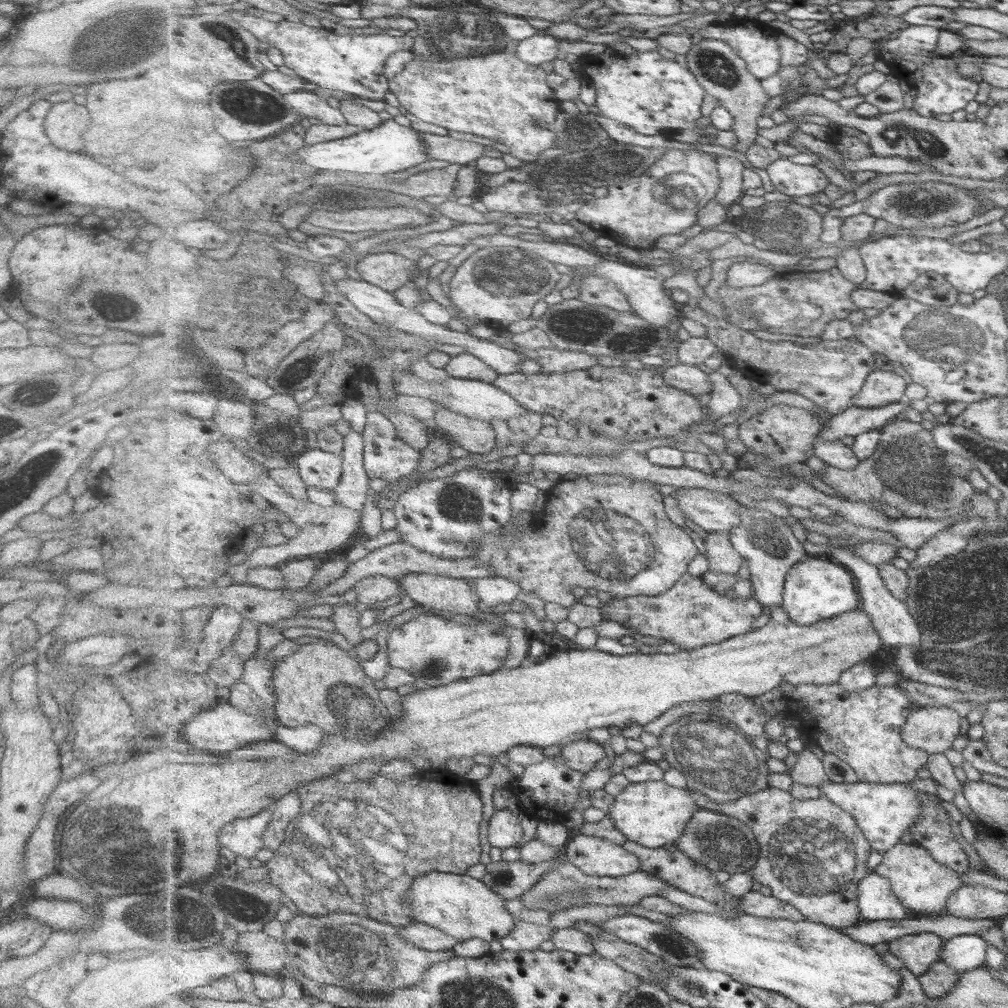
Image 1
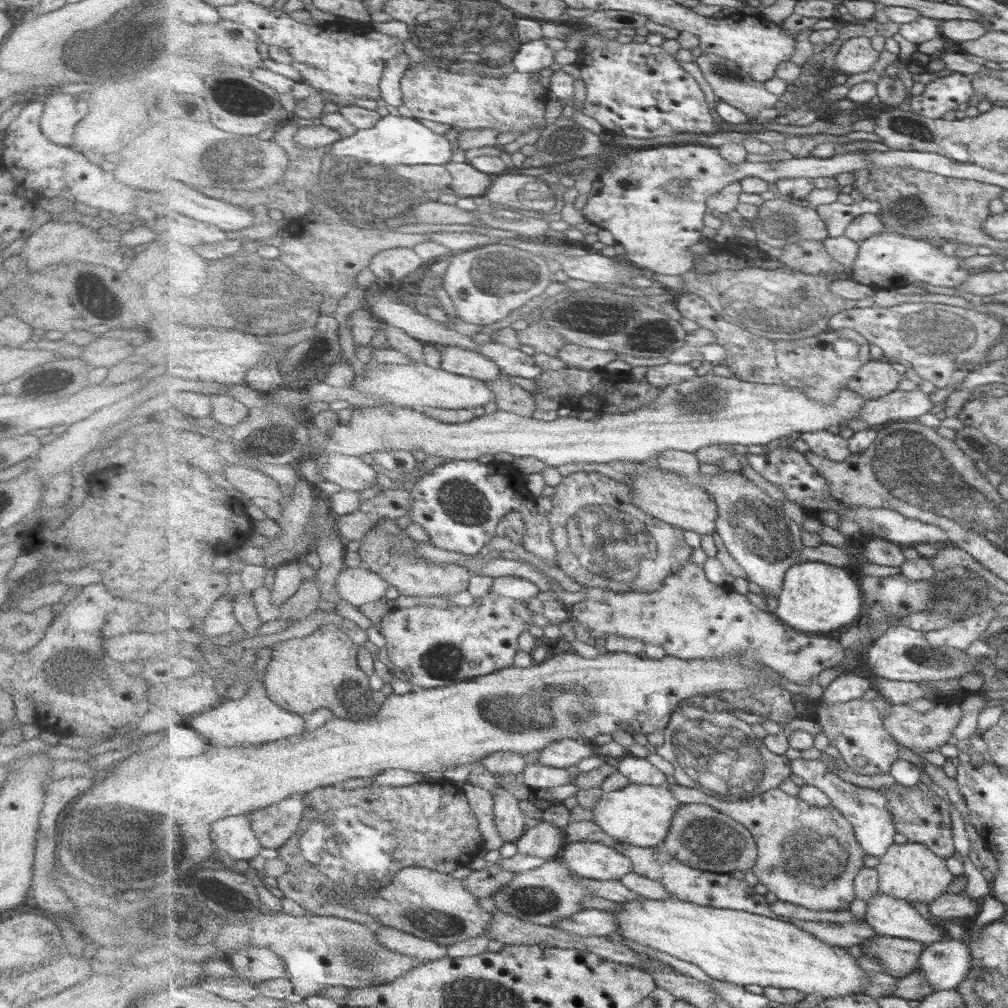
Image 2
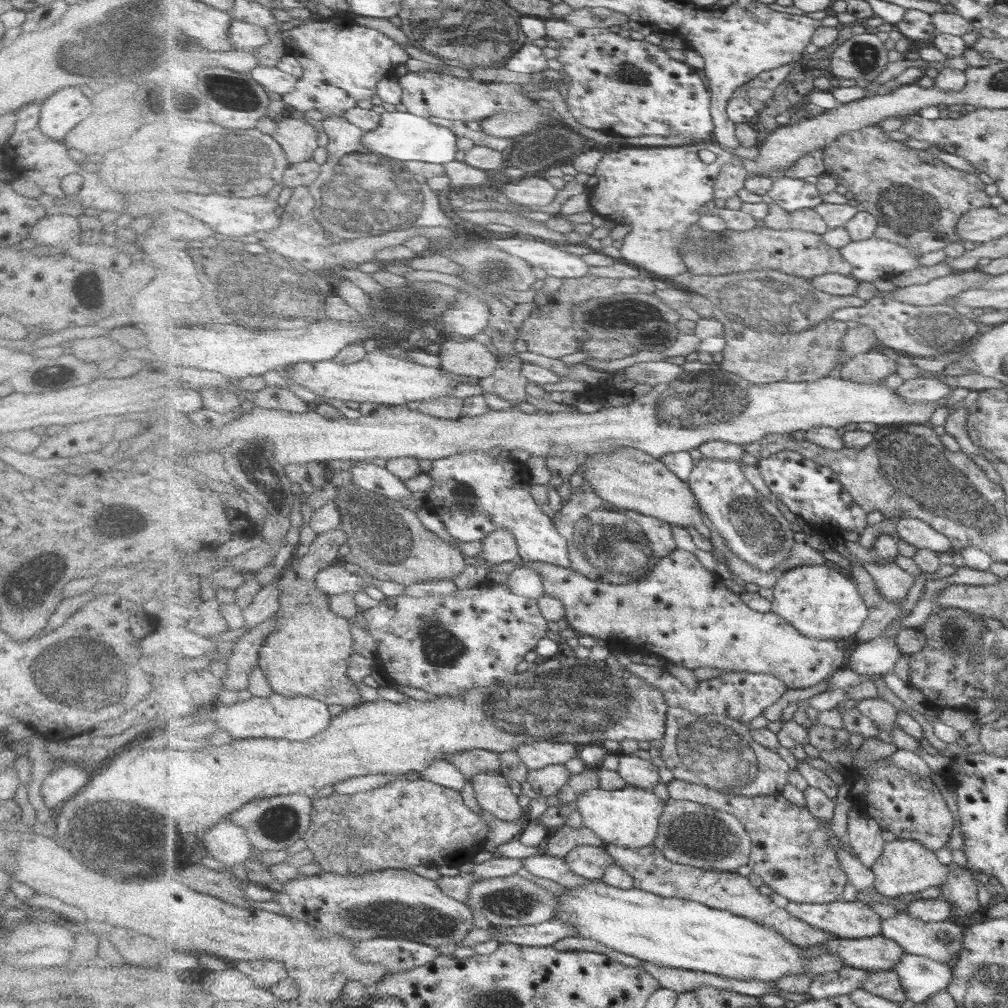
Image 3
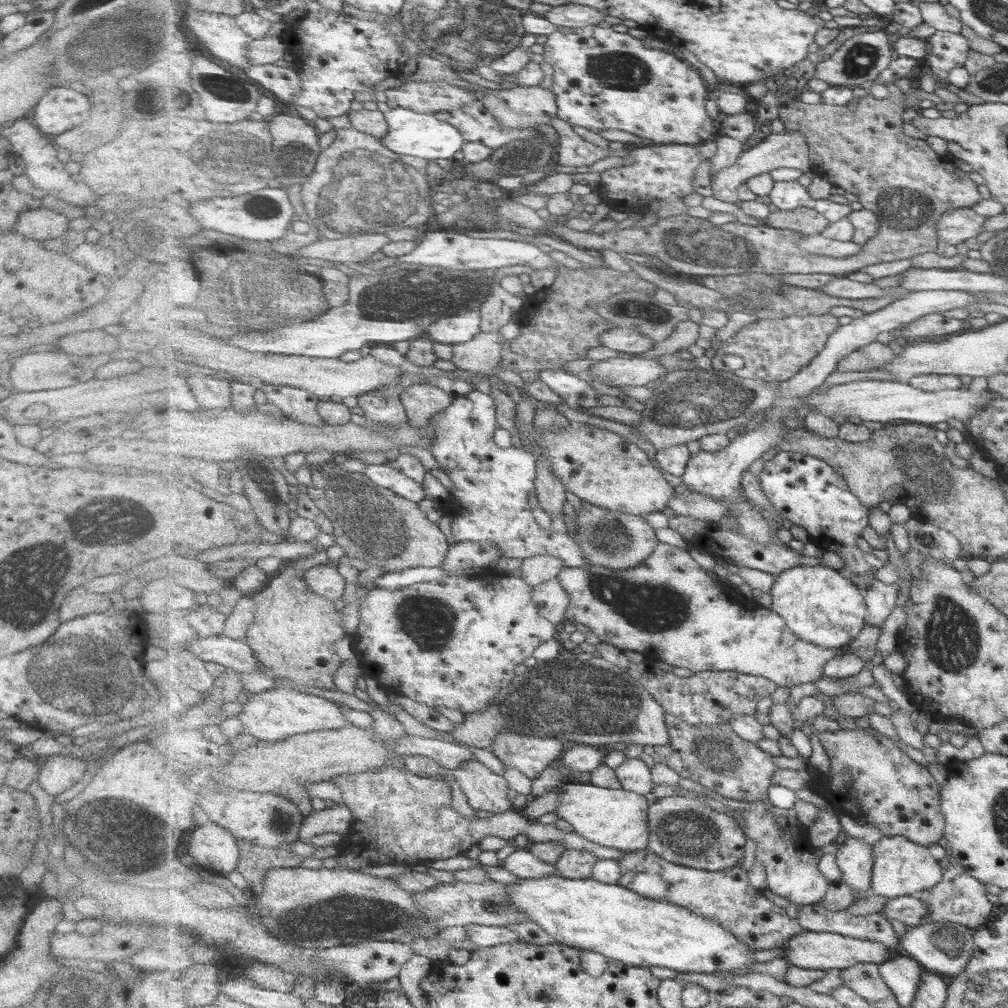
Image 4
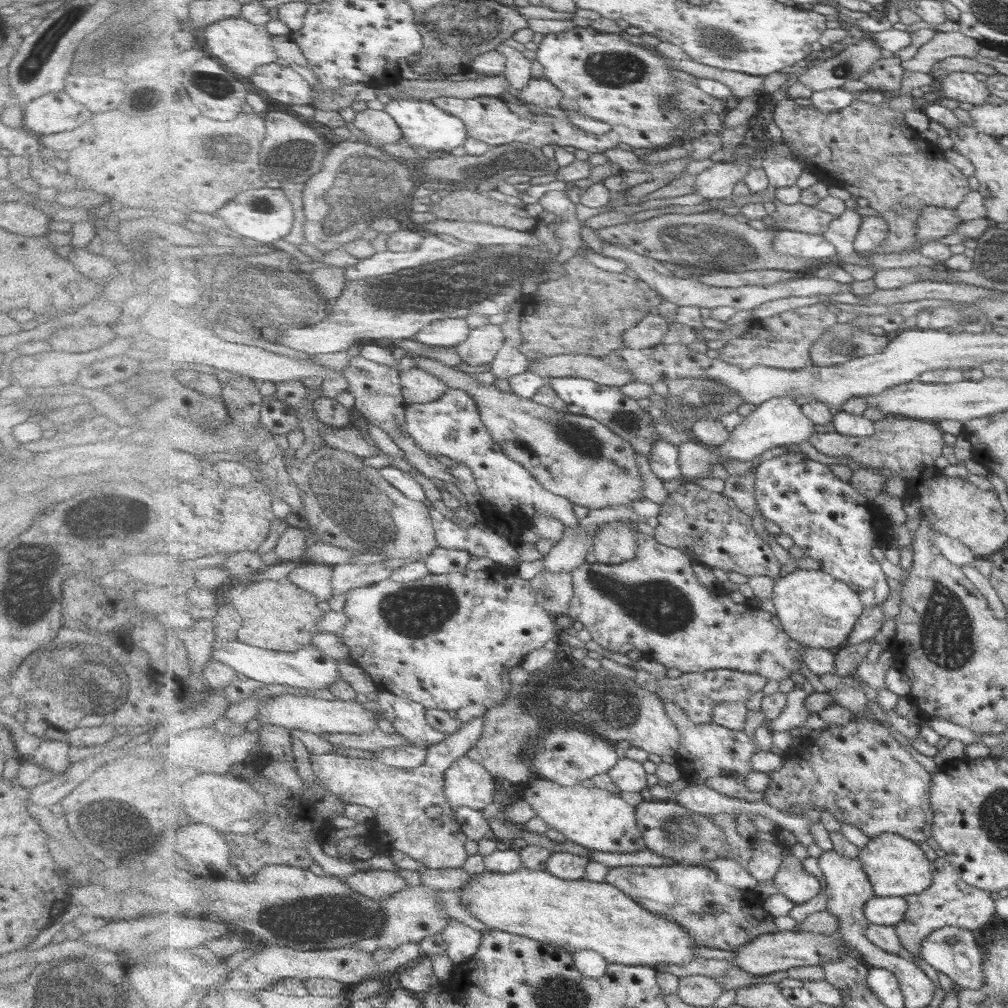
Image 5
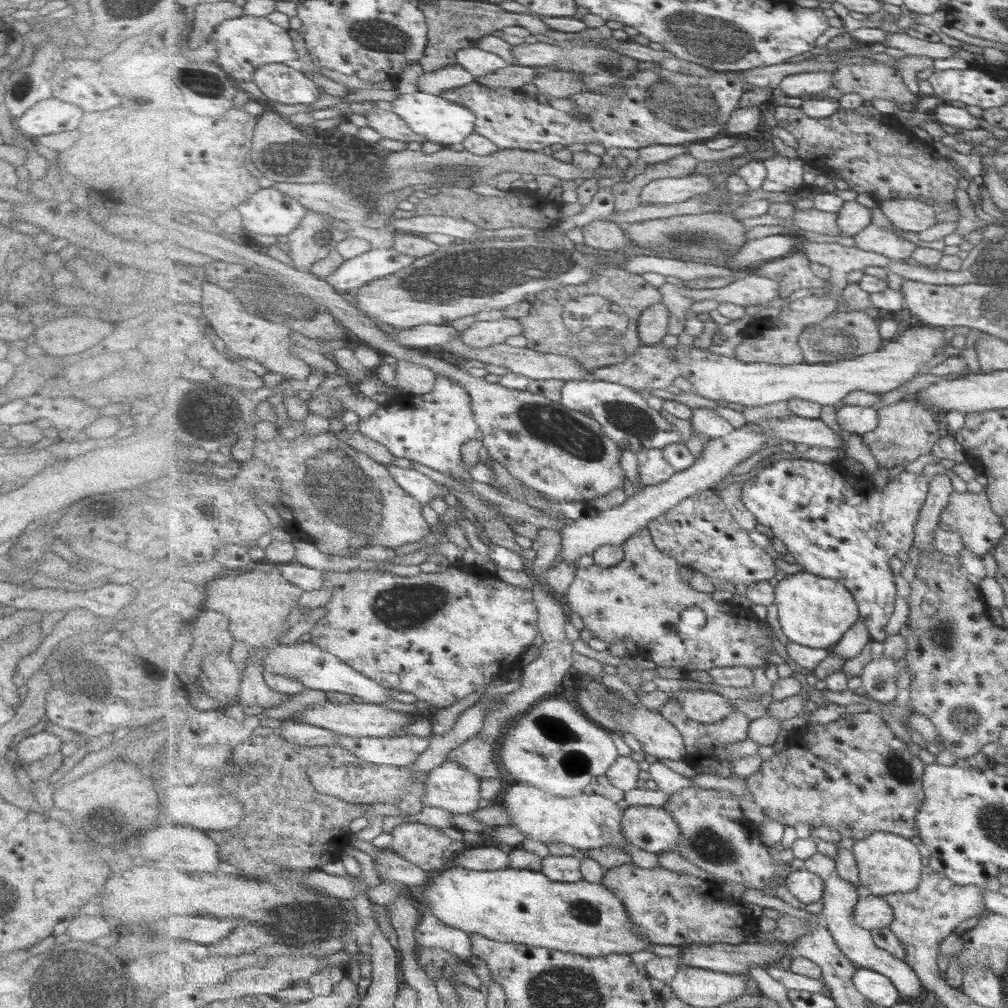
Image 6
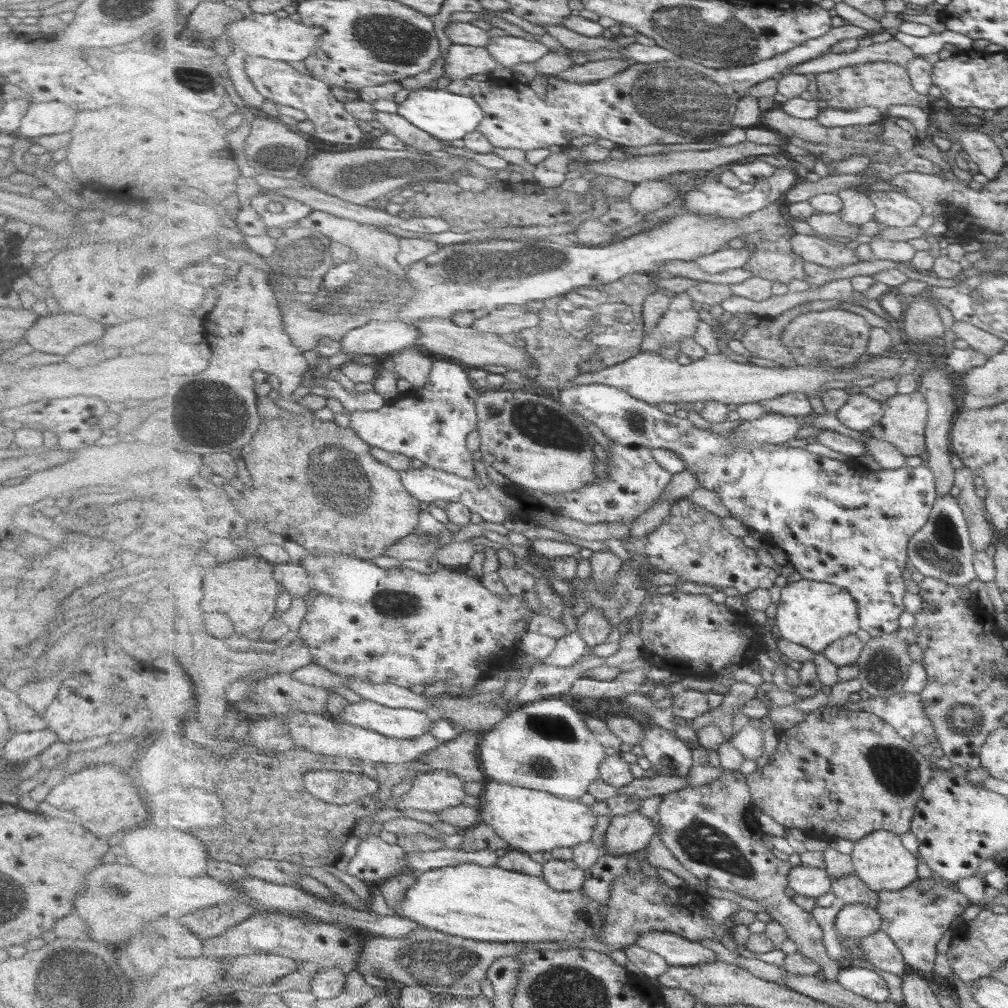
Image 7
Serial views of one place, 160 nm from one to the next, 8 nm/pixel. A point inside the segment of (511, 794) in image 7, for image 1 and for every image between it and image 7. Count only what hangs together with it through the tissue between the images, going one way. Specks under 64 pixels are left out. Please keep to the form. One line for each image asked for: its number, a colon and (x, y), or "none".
1: (654, 814)
2: (642, 815)
3: (629, 817)
4: (618, 818)
5: (598, 819)
6: (588, 821)

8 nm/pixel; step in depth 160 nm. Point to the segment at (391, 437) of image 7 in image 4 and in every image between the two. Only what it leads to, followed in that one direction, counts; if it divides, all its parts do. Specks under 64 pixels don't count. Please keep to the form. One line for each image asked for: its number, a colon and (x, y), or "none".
4: (490, 501)
5: (452, 426)
6: (432, 429)

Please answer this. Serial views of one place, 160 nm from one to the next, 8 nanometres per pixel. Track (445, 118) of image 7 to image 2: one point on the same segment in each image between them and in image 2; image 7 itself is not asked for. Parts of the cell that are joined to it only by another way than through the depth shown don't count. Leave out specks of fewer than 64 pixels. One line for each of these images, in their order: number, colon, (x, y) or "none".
2: (396, 140)
3: (403, 136)
4: (425, 135)
5: (426, 125)
6: (442, 121)

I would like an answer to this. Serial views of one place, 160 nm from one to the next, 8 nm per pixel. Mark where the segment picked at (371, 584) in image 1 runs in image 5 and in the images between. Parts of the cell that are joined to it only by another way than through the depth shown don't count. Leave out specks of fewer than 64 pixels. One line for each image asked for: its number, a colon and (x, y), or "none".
2: (359, 586)
3: (334, 580)
4: (325, 579)
5: (318, 579)

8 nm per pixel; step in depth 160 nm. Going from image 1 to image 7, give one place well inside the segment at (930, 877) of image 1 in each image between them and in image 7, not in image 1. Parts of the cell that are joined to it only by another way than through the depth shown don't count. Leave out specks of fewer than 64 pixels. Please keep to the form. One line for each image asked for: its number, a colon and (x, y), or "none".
2: (913, 872)
3: (907, 866)
4: (904, 868)
5: (898, 867)
6: (890, 863)
7: (881, 860)

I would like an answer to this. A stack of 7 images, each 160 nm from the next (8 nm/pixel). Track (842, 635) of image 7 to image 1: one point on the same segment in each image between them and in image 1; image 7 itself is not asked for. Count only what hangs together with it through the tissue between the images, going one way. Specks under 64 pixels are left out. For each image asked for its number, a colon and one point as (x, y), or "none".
1: (817, 589)
2: (817, 598)
3: (821, 602)
4: (822, 606)
5: (819, 611)
6: (814, 611)

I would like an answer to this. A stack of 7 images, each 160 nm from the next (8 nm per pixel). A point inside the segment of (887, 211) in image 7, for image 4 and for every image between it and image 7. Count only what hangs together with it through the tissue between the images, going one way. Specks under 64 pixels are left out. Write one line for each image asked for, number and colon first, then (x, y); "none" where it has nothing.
4: (958, 225)
5: (937, 222)
6: (911, 215)

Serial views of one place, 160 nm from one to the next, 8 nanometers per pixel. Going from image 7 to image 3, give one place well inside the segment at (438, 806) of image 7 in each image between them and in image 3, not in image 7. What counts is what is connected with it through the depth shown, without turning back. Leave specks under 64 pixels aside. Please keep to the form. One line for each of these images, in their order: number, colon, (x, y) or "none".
3: (493, 792)
4: (488, 791)
5: (469, 783)
6: (452, 786)

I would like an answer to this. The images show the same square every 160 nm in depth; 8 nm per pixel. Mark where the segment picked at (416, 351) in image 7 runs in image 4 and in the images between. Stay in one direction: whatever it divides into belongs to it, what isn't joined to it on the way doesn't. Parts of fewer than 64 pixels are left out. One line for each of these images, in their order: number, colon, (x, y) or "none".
4: (423, 400)
5: (419, 386)
6: (413, 378)

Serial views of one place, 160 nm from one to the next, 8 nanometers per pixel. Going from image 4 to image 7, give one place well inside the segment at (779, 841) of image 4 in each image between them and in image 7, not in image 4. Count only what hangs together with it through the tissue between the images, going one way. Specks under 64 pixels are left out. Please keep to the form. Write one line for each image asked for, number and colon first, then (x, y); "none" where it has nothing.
5: (792, 880)
6: (810, 887)
7: (810, 881)

